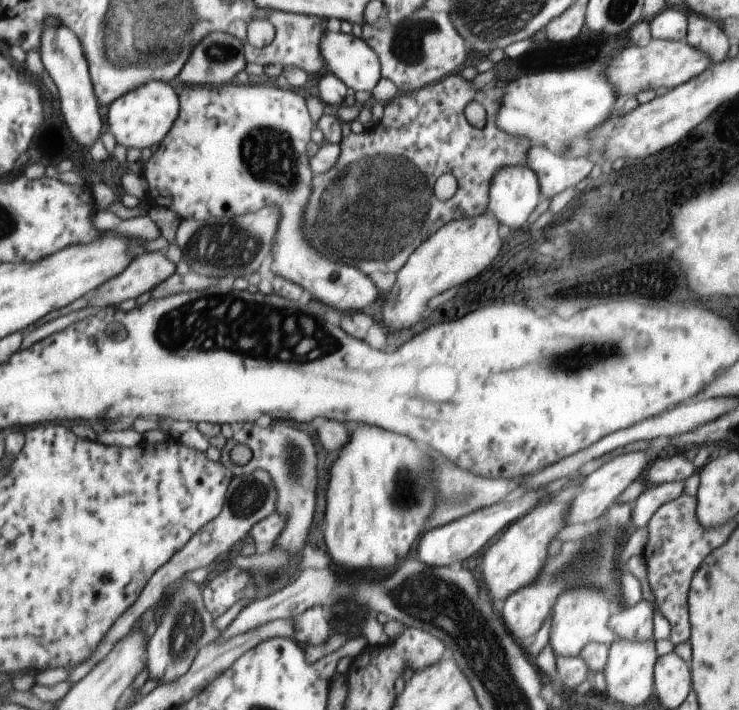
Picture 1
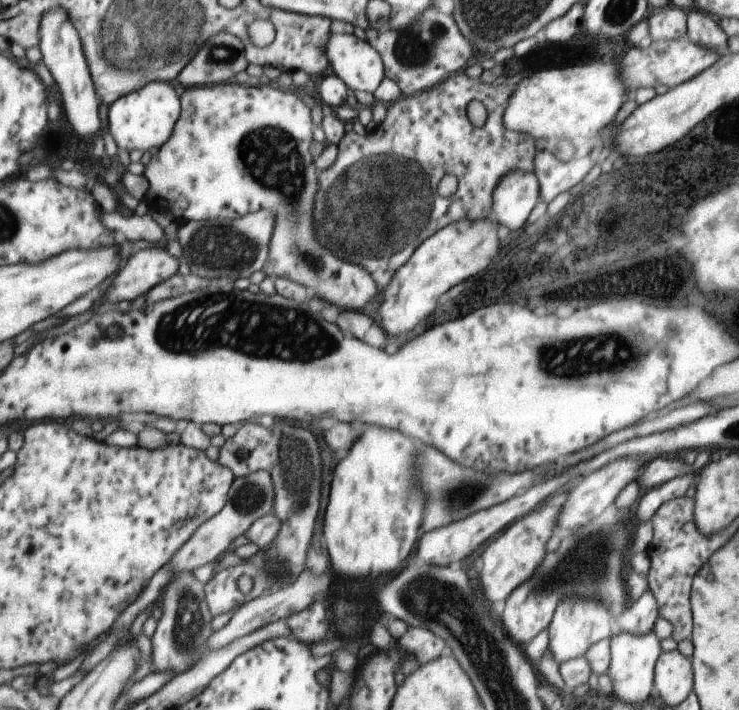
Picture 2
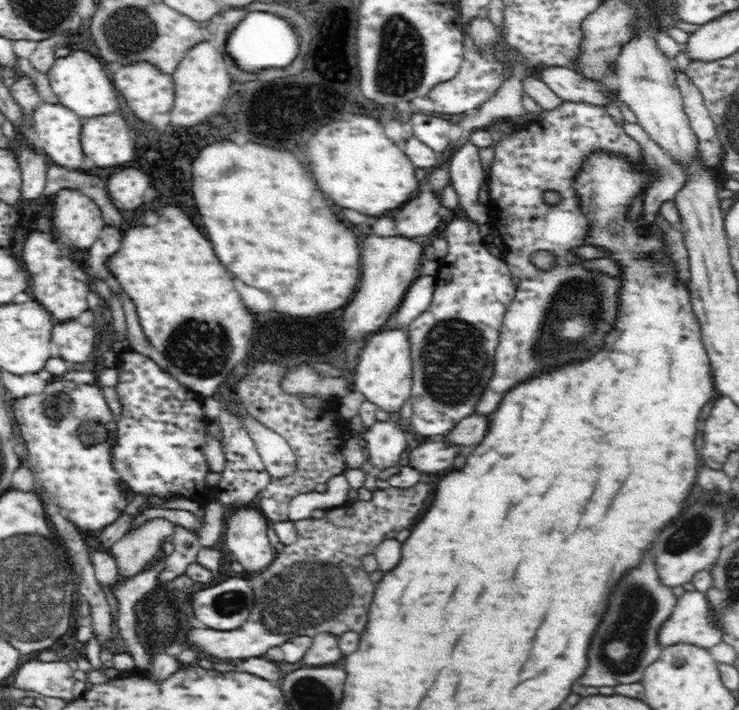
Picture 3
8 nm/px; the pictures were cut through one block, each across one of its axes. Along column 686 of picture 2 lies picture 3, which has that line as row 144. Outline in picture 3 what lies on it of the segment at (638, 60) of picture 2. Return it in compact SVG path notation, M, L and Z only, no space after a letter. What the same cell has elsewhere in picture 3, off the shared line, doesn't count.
M41 101L30 116L32 122L33 144L43 149L49 160L66 169L82 168L84 153L80 143L80 128L82 119L60 103L48 103Z

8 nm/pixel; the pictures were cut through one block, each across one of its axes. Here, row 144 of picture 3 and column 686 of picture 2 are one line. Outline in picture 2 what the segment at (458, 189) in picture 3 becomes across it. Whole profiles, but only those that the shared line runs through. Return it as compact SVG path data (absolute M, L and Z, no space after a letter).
M675 456L674 459L667 460L667 458L651 458L647 464L640 468L640 475L637 483L642 491L653 487L659 487L660 484L670 481L675 477L682 477L690 472L689 466L685 464L683 459Z

